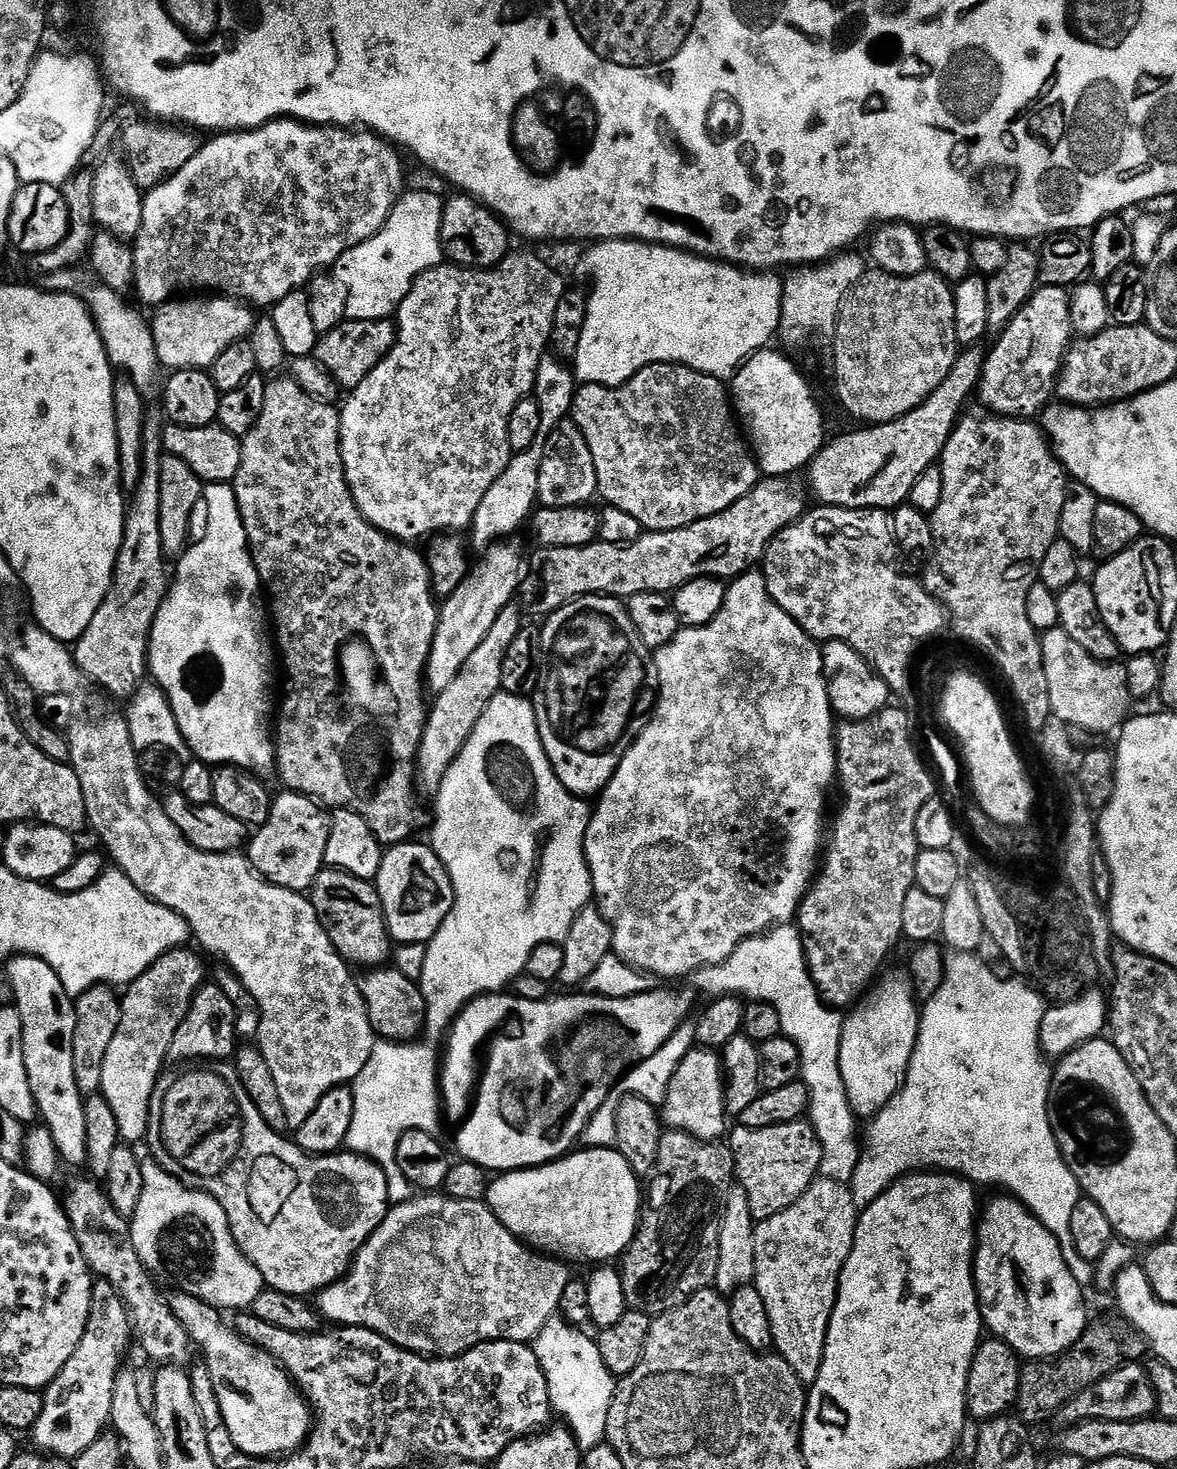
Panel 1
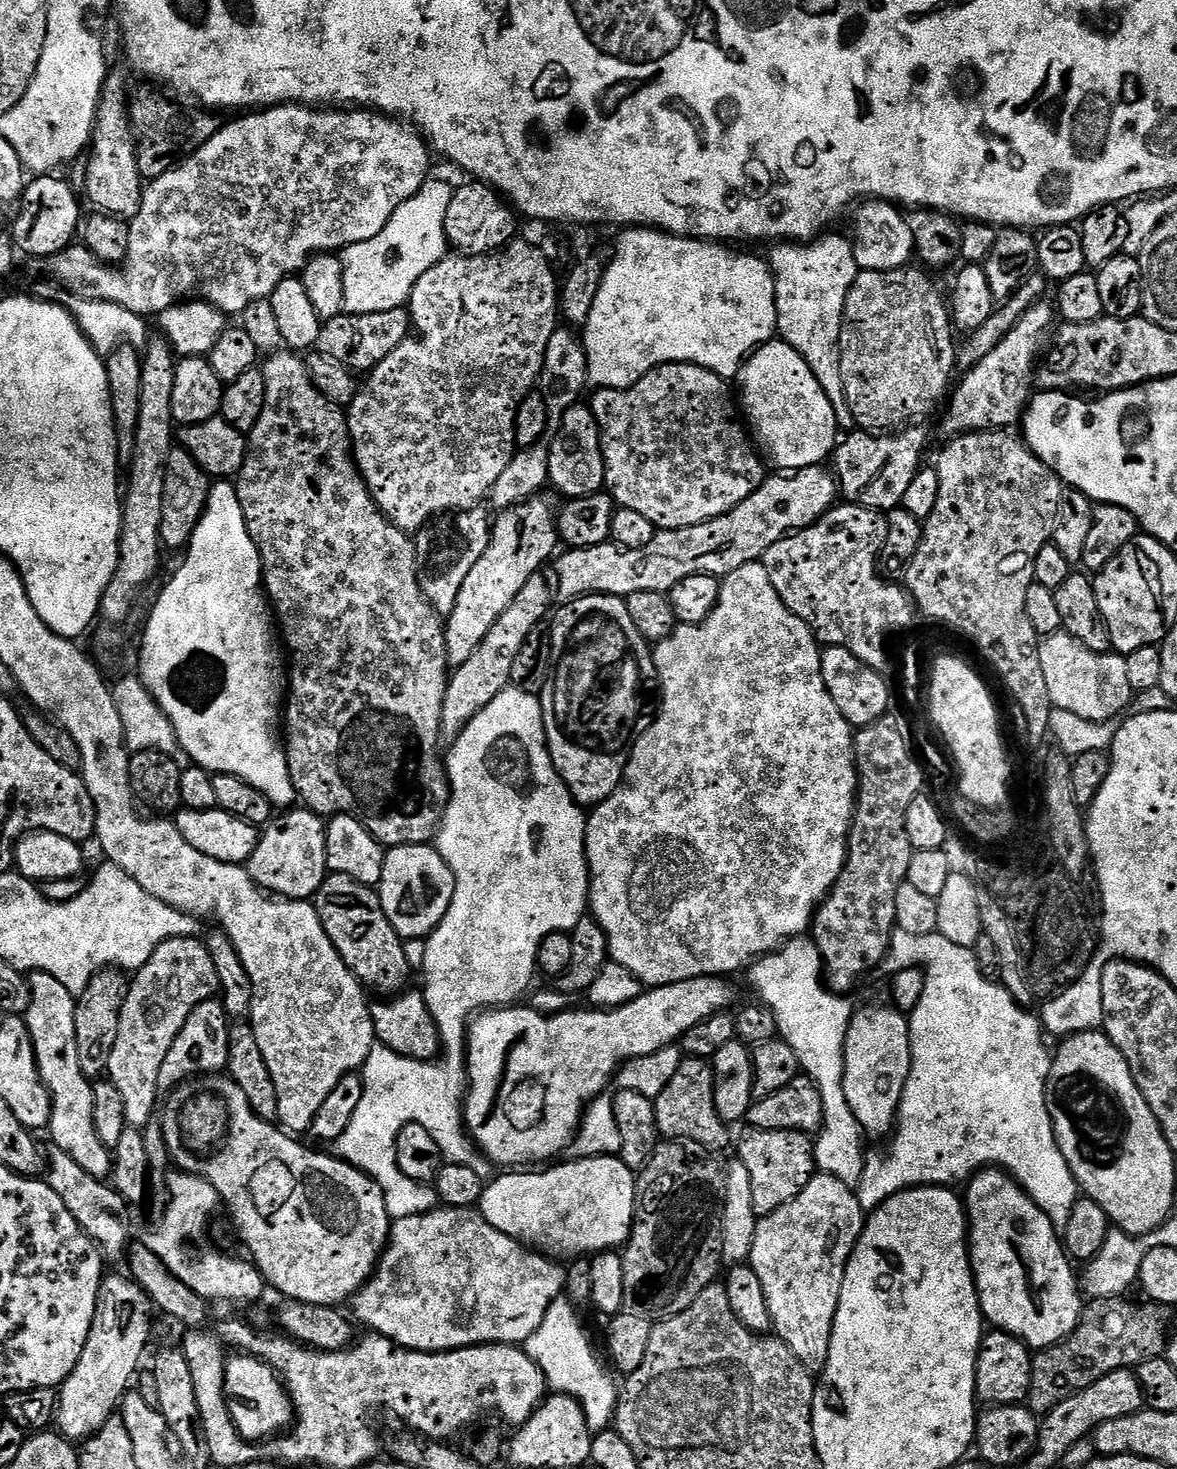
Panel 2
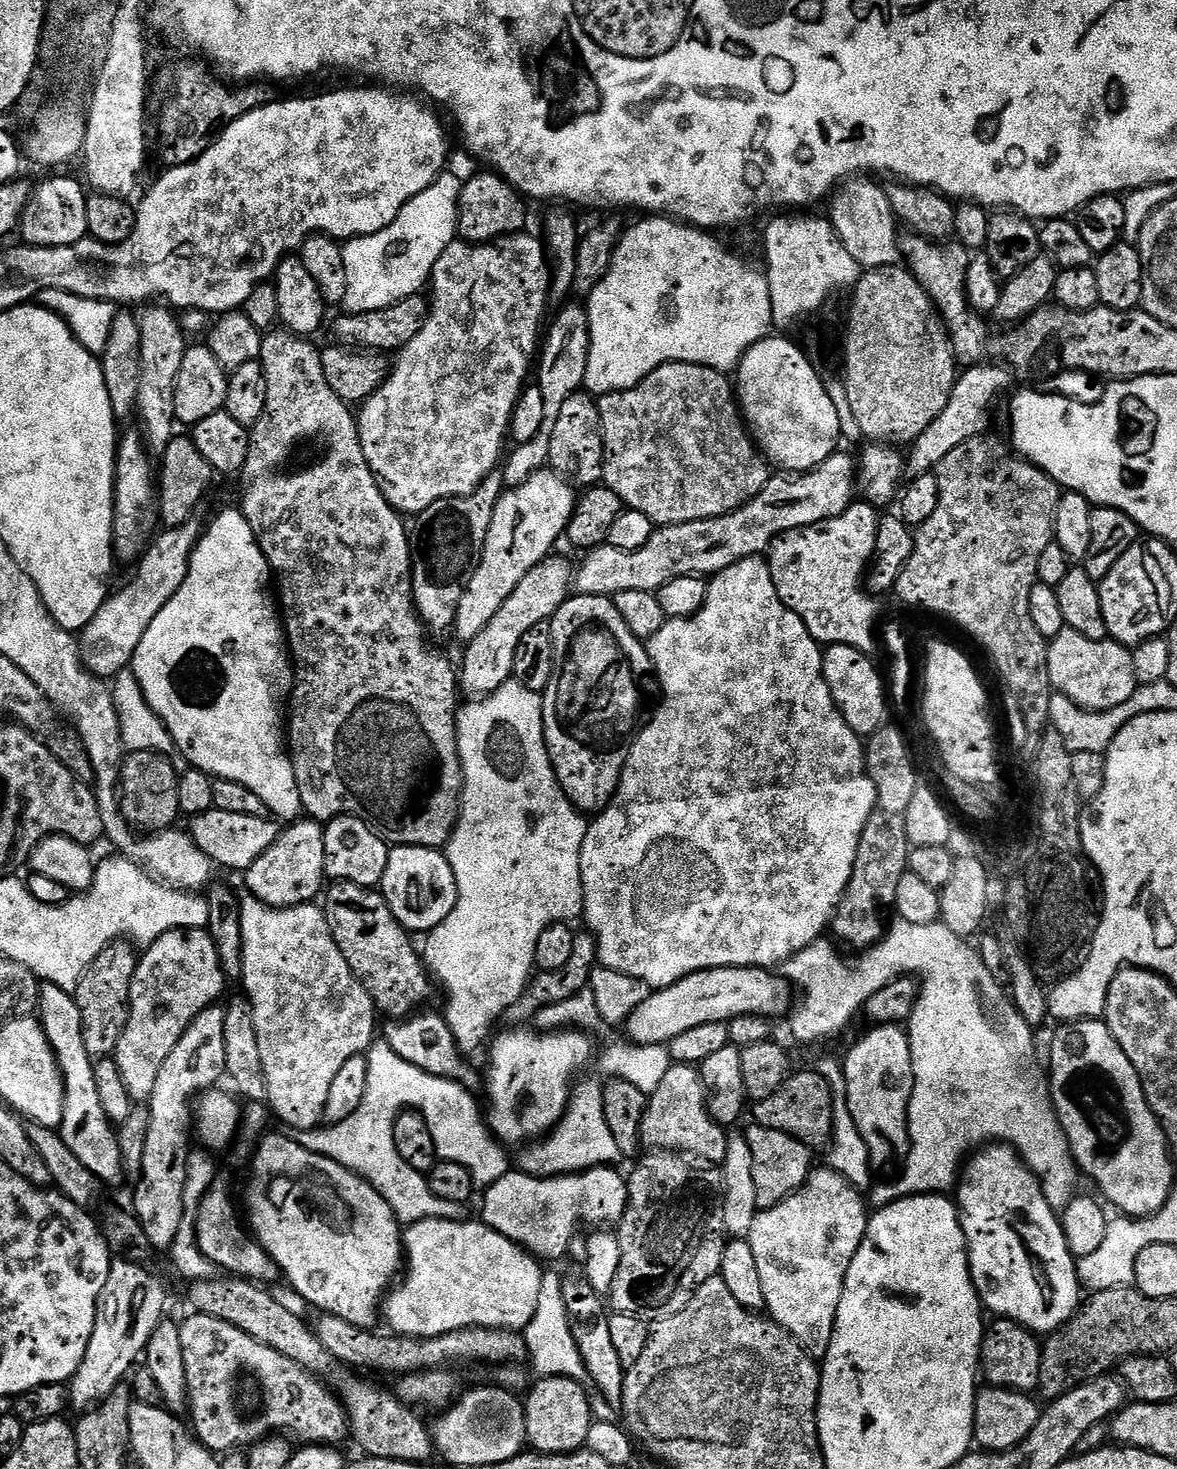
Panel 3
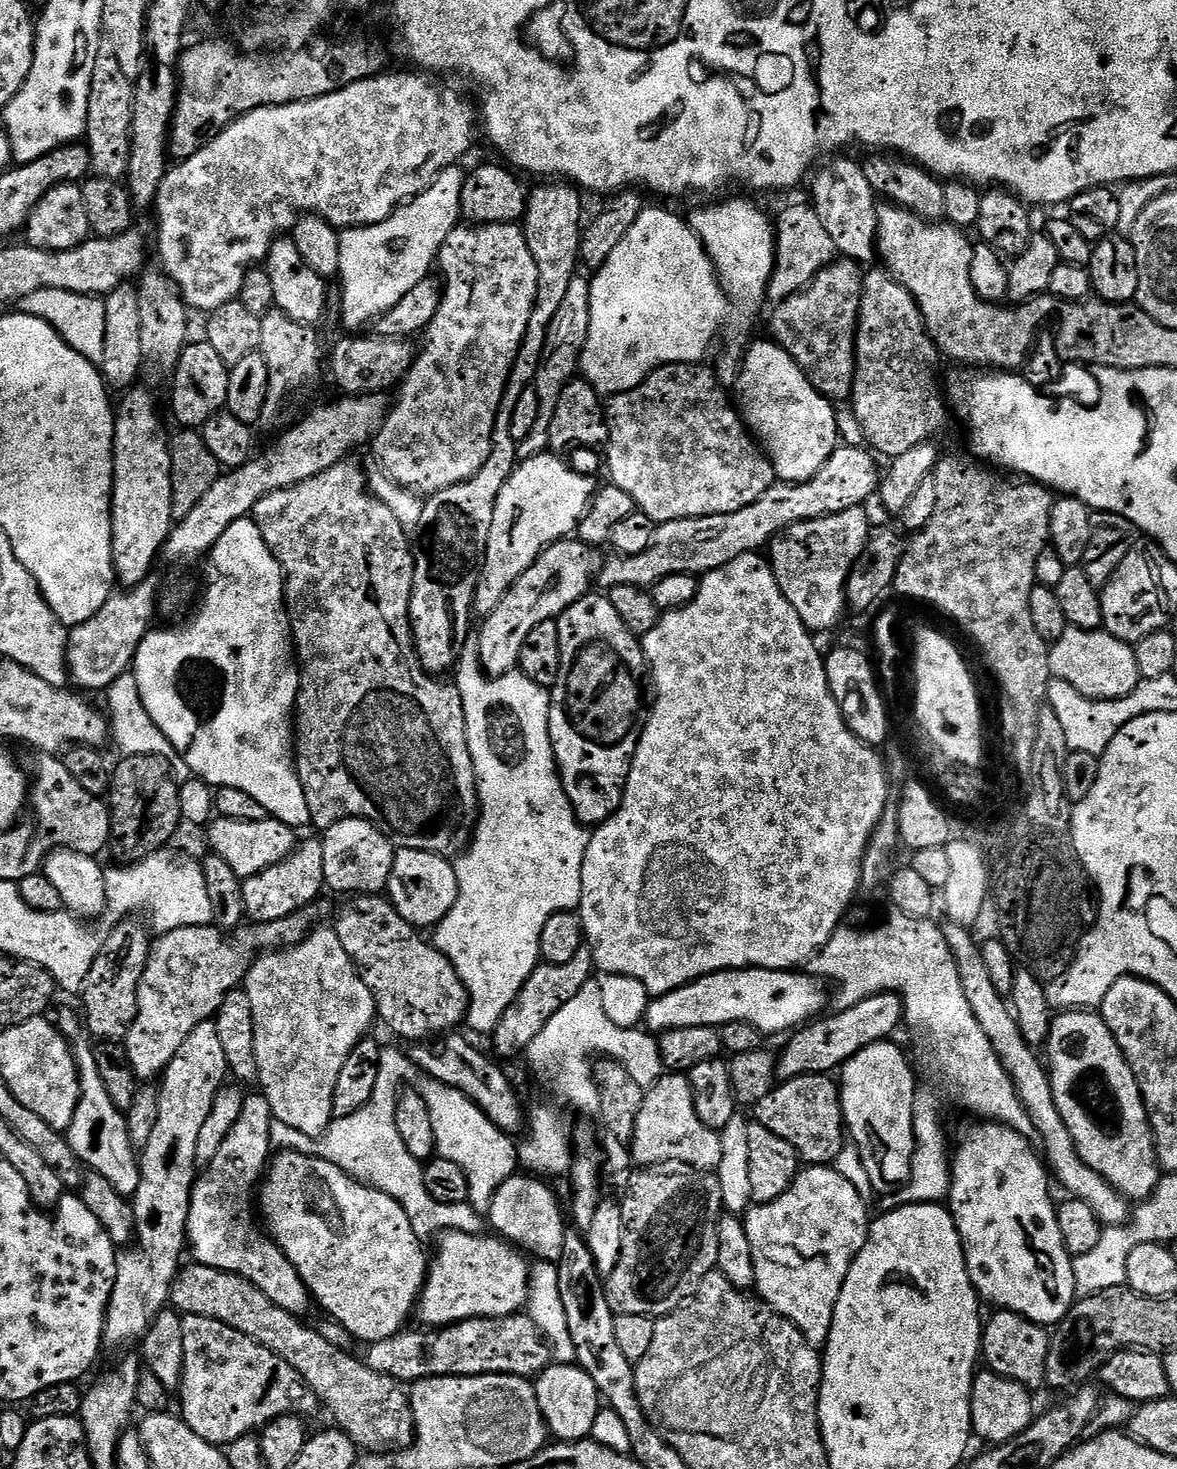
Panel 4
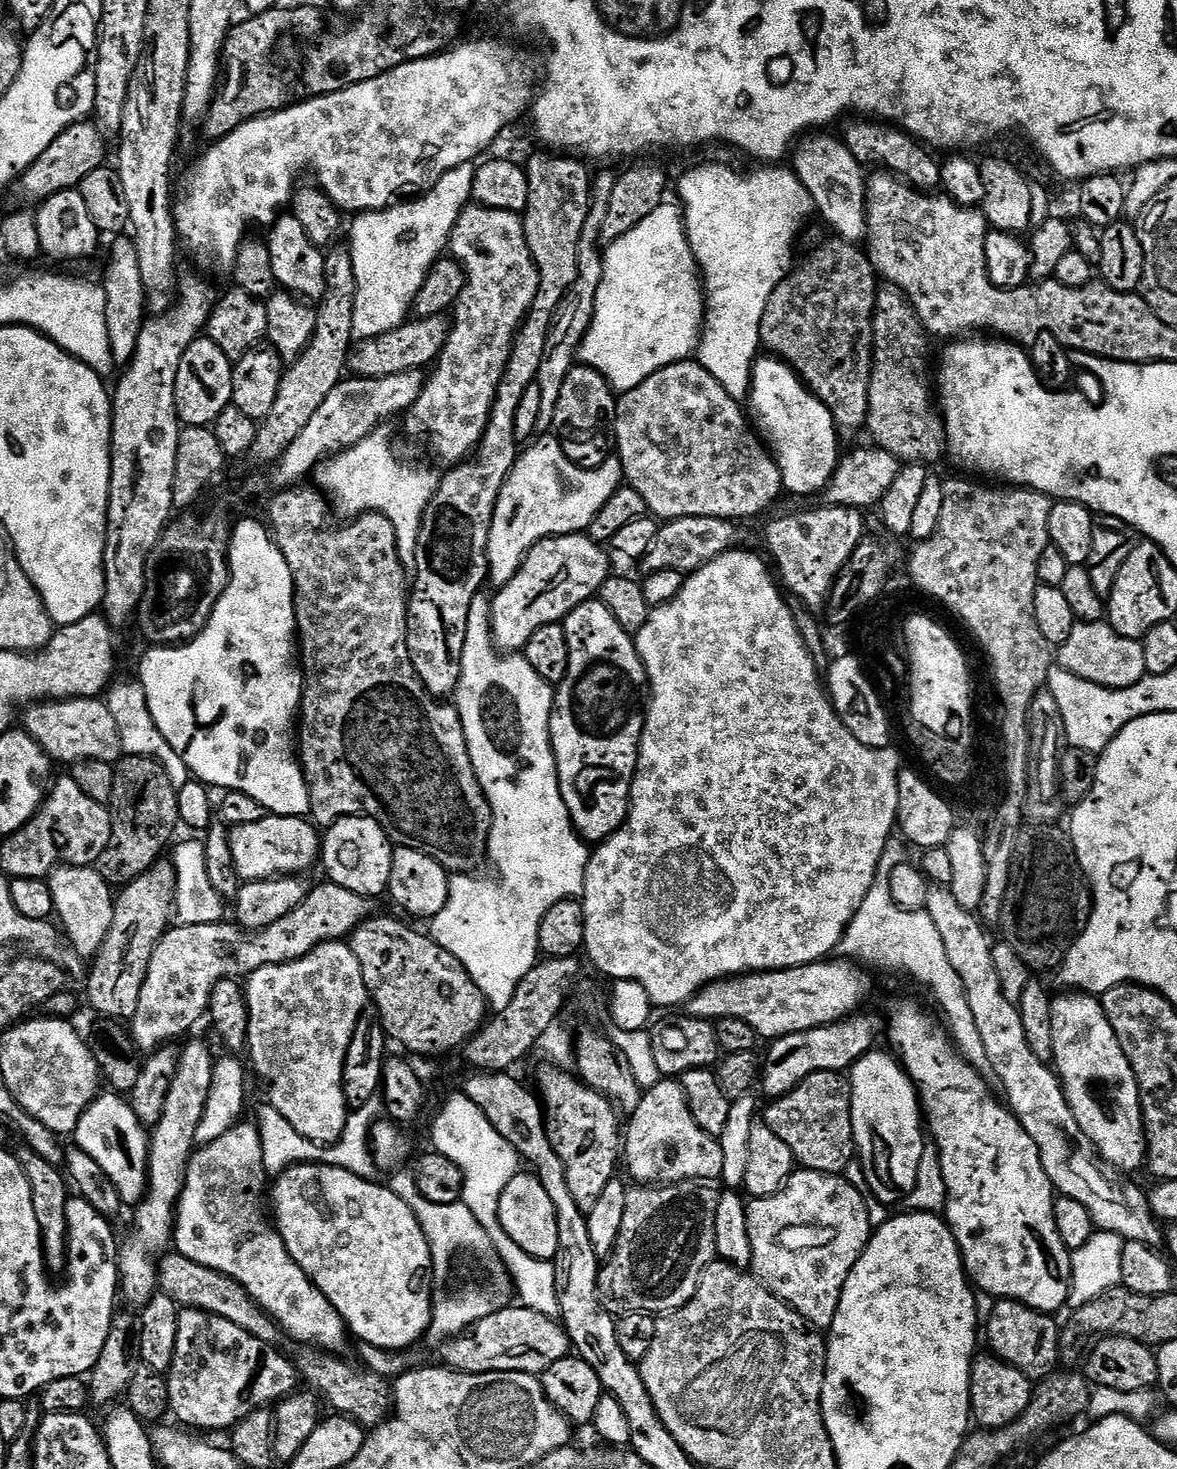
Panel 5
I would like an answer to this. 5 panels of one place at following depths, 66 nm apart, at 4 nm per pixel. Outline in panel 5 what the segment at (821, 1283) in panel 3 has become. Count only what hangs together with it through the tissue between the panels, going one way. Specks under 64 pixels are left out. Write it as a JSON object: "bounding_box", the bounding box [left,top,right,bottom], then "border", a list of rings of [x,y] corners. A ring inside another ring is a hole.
{"bounding_box":[747,1170,874,1330],"border":[[[807,1170],[793,1171],[792,1176],[784,1183],[784,1188],[778,1190],[778,1194],[767,1196],[766,1198],[752,1198],[747,1201],[748,1205],[748,1229],[750,1230],[750,1250],[752,1251],[751,1271],[757,1280],[775,1294],[782,1302],[786,1302],[799,1316],[816,1330],[827,1330],[831,1328],[834,1322],[834,1314],[838,1314],[838,1302],[842,1298],[842,1290],[846,1286],[846,1278],[850,1278],[850,1270],[858,1262],[858,1258],[864,1253],[864,1247],[867,1246],[869,1239],[874,1231],[868,1217],[869,1201],[866,1196],[859,1193],[858,1190],[843,1175],[837,1174],[831,1176],[825,1172],[809,1172]]]}

